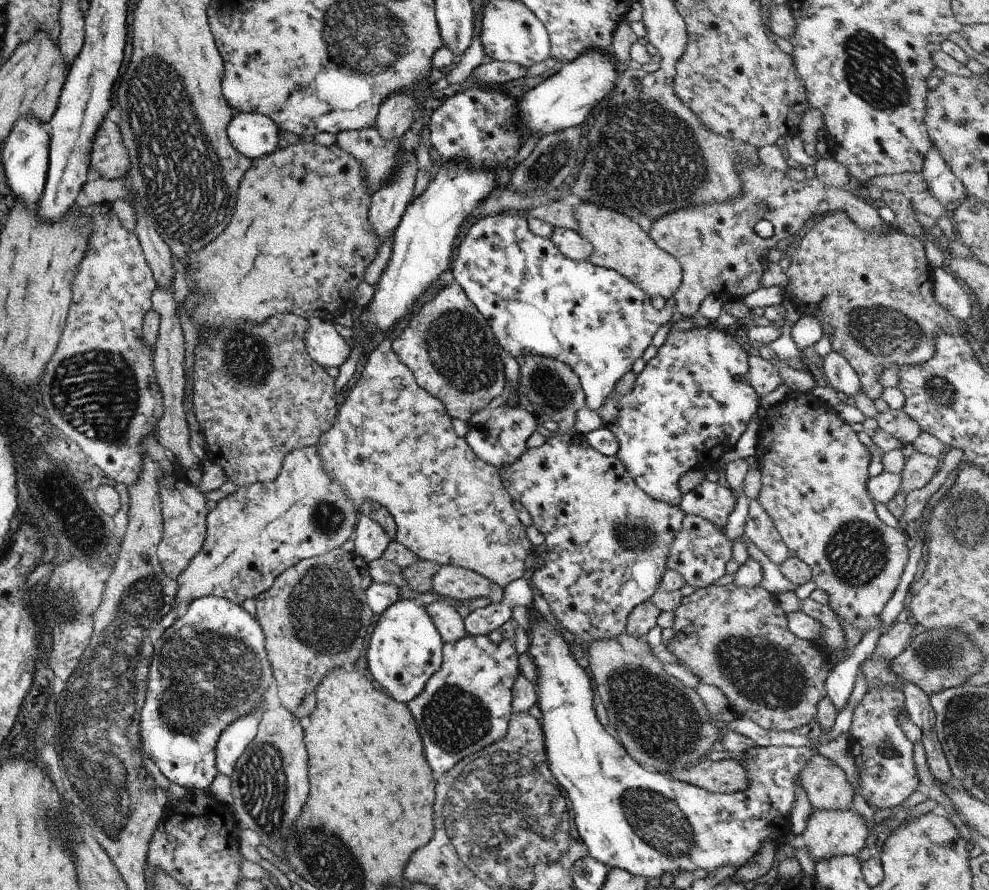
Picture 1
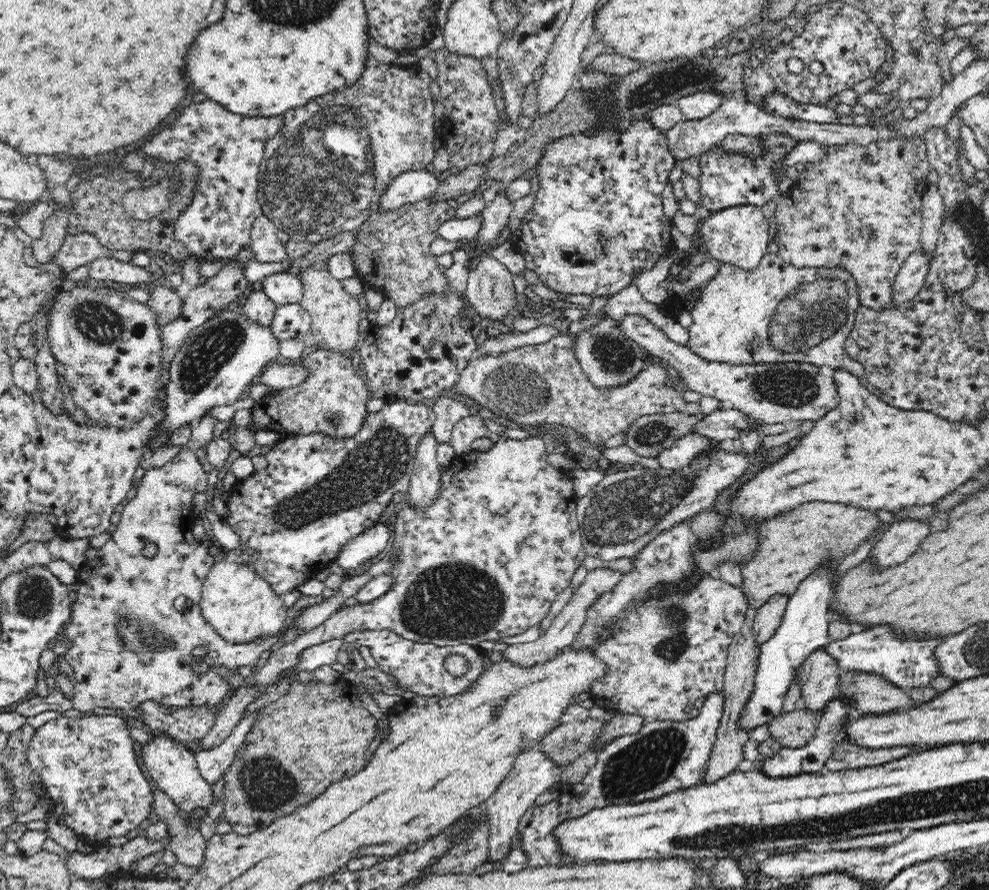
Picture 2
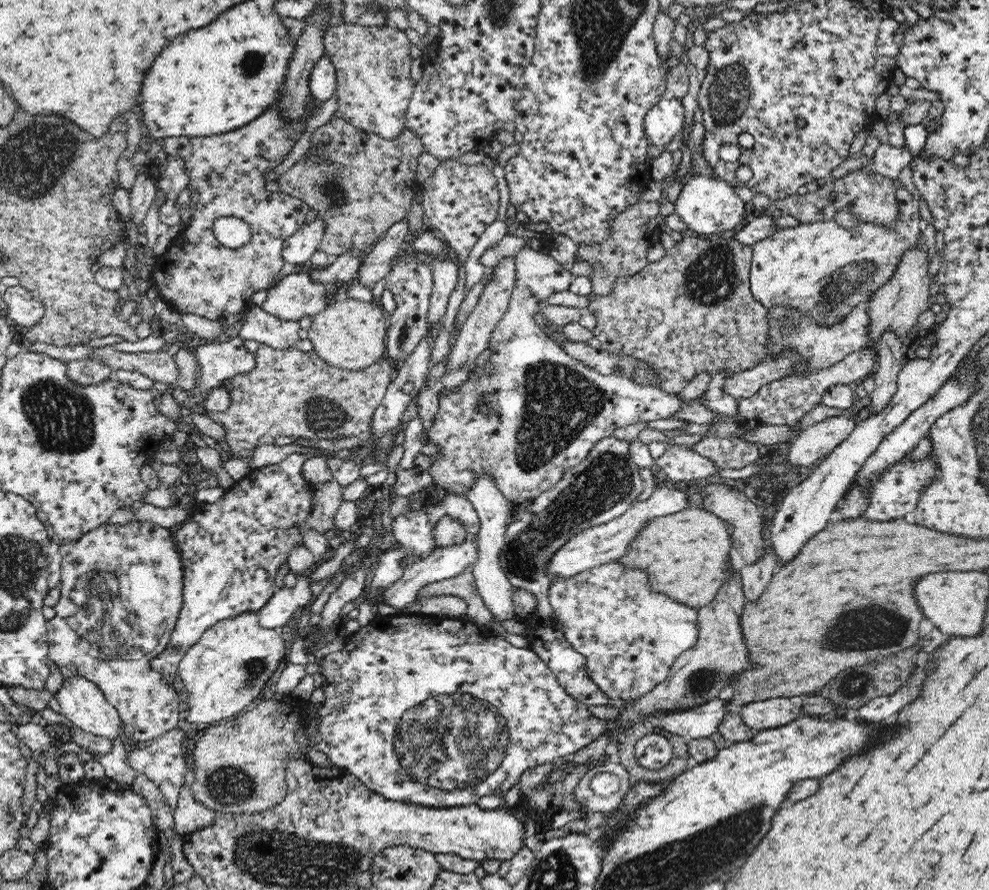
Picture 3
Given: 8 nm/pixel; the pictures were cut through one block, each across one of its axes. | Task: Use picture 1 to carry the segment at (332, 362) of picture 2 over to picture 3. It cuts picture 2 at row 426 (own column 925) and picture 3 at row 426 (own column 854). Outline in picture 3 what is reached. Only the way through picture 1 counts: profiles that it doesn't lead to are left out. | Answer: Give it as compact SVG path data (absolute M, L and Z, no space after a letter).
M265 345L259 346L254 360L254 370L231 378L228 410L208 413L225 428L225 441L240 457L248 456L258 446L273 444L278 436L338 440L370 433L375 410L397 369L390 360L380 360L362 370L348 370L324 362L314 350L274 350Z

